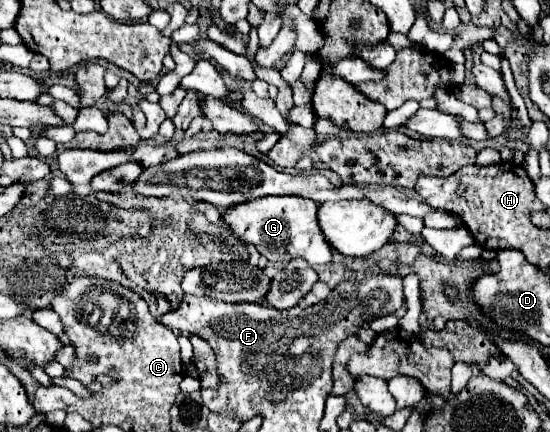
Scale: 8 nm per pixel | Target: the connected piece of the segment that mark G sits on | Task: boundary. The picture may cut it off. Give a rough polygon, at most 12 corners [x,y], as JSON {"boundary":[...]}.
{"boundary":[[265,196],[223,214],[271,260],[329,264],[333,252],[301,196]]}

